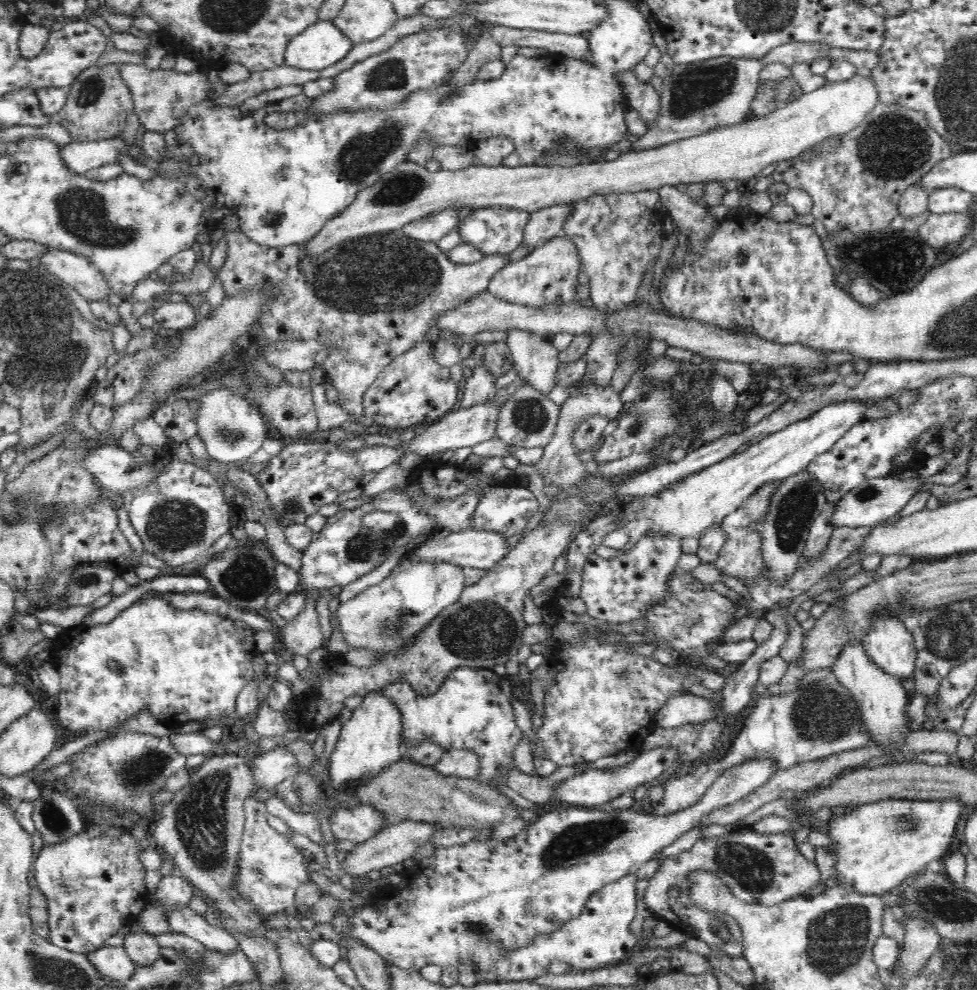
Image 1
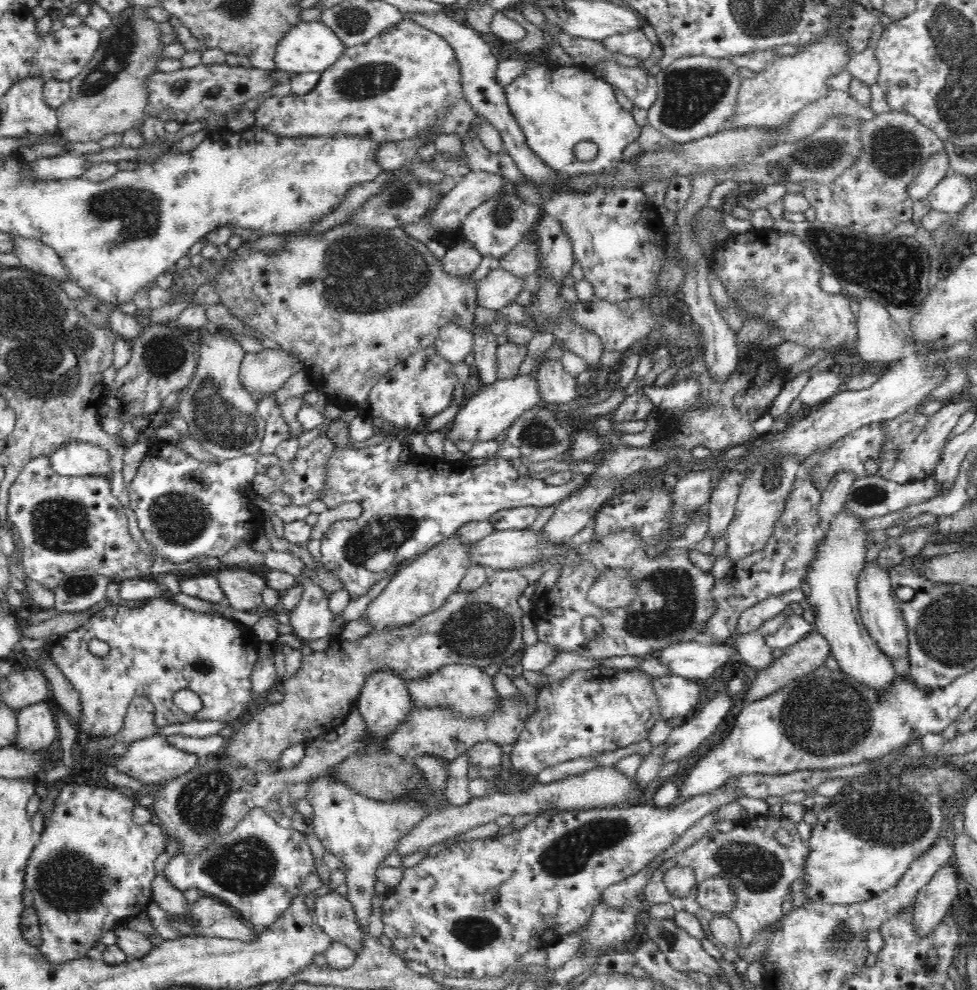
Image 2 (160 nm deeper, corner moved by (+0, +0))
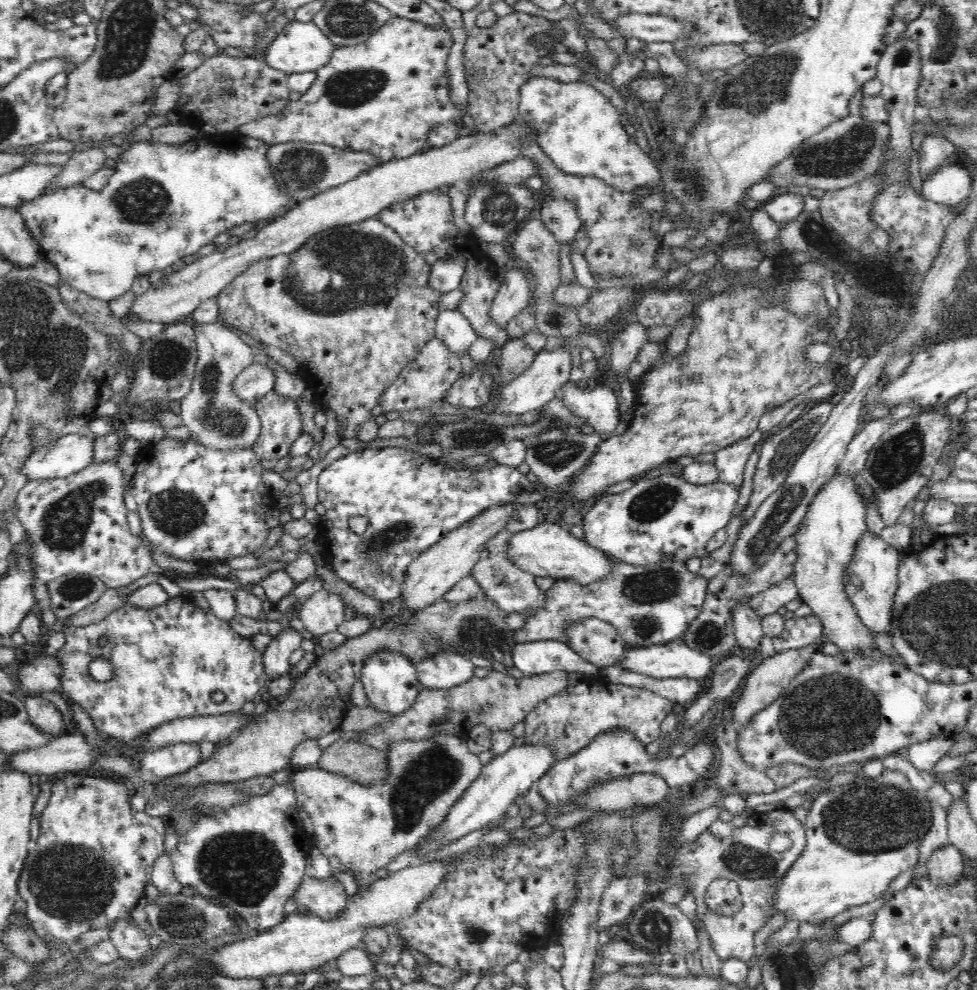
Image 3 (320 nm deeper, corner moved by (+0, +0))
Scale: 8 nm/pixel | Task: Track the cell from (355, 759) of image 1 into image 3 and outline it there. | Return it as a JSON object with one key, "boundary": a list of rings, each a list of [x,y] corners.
{"boundary":[[[384,648],[384,650],[372,652],[370,656],[366,656],[360,674],[367,700],[371,702],[371,706],[376,710],[382,710],[382,712],[401,715],[414,704],[420,691],[424,689],[418,679],[416,665],[399,650]]]}

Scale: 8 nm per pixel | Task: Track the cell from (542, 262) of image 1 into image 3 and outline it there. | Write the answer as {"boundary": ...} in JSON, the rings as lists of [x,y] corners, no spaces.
{"boundary":[[[559,197],[544,202],[540,215],[546,228],[562,245],[566,242],[570,243],[578,229],[583,226],[576,203],[570,199]]]}

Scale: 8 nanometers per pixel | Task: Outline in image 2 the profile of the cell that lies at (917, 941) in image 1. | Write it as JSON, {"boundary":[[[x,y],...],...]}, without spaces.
{"boundary":[[[952,860],[942,864],[930,883],[918,892],[914,923],[919,930],[917,933],[922,937],[926,937],[930,930],[936,929],[945,920],[956,898],[959,898],[958,879],[960,873]]]}

